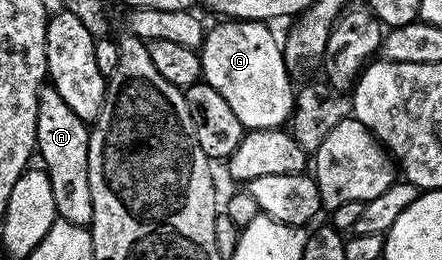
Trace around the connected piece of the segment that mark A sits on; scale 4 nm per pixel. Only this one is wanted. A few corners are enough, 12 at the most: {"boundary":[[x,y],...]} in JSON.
{"boundary":[[51,85],[37,98],[36,154],[58,216],[93,222],[89,133]]}

